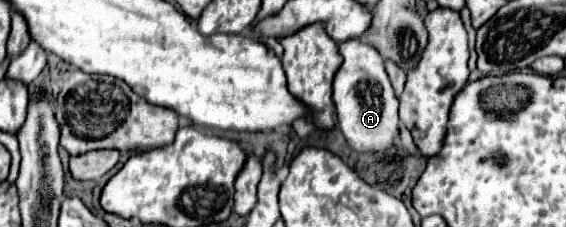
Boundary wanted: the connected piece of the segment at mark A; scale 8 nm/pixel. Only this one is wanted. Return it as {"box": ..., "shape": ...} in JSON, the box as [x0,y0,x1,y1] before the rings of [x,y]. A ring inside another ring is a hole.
{"box":[333,39,401,153],"shape":[[[359,39],[339,43],[339,55],[343,57],[343,63],[333,81],[333,103],[339,117],[339,127],[355,151],[385,153],[399,133],[401,123],[397,115],[399,101],[395,99],[393,87],[385,73],[385,61],[377,49]]]}

